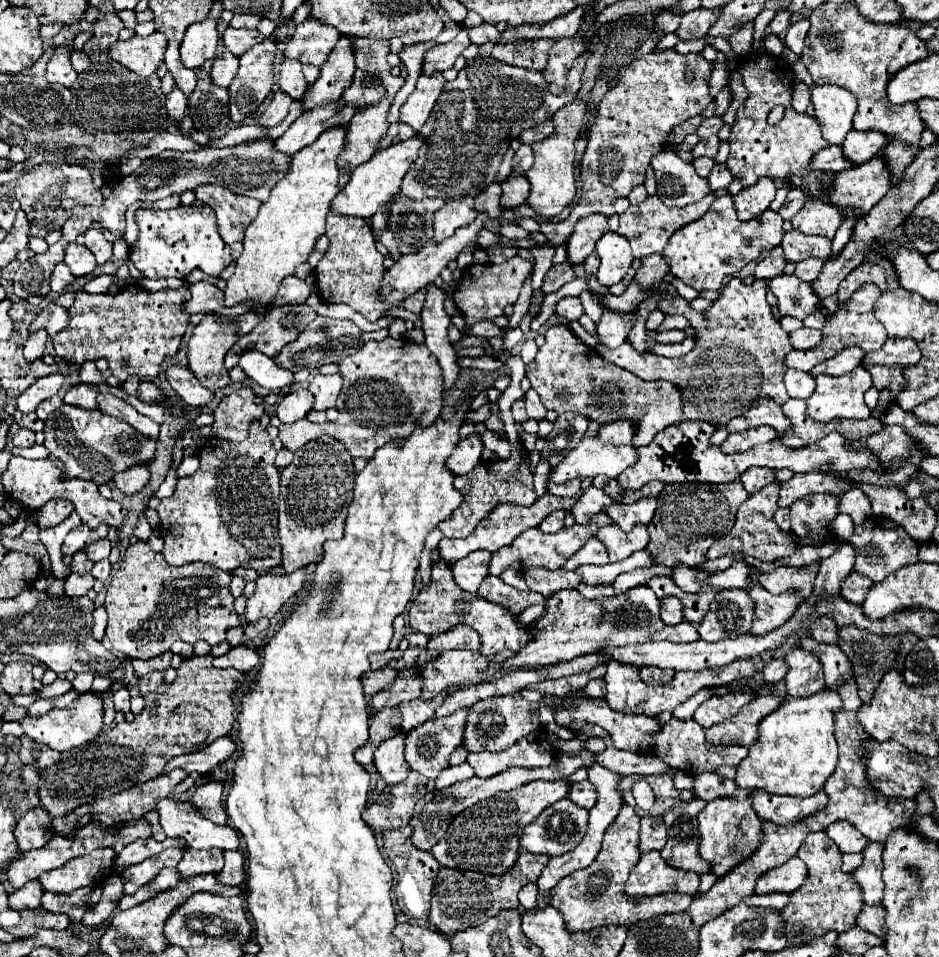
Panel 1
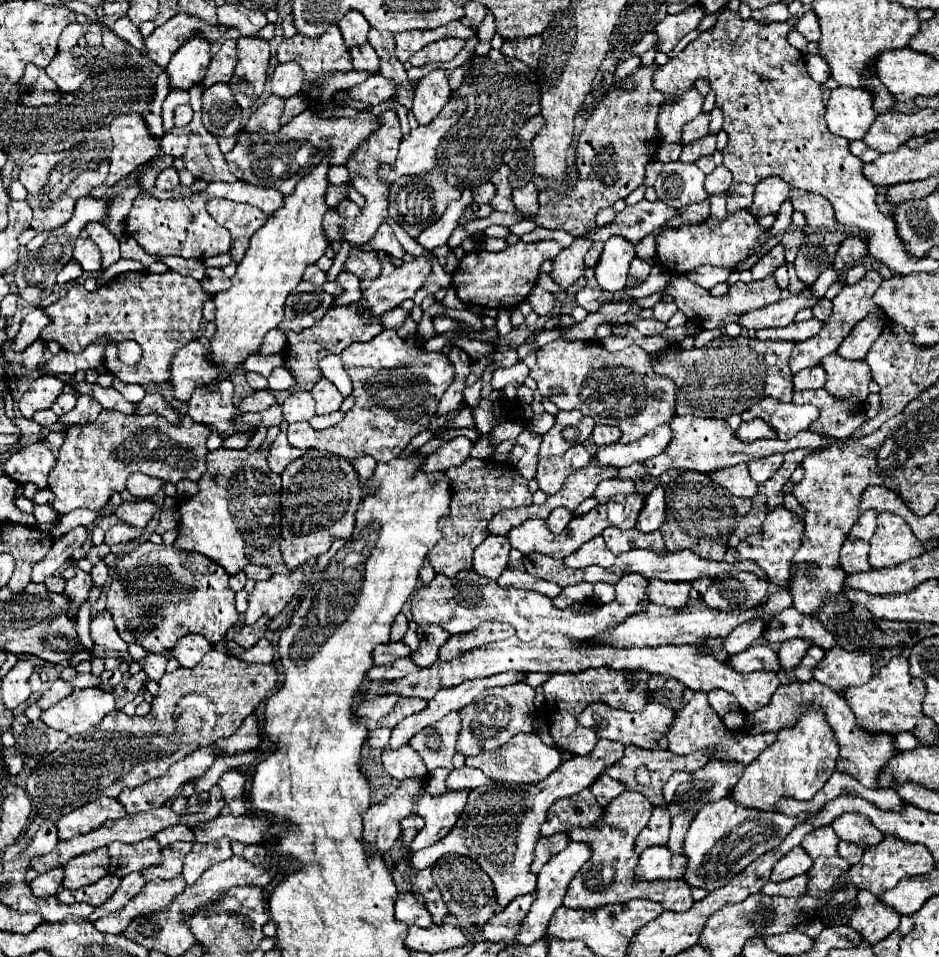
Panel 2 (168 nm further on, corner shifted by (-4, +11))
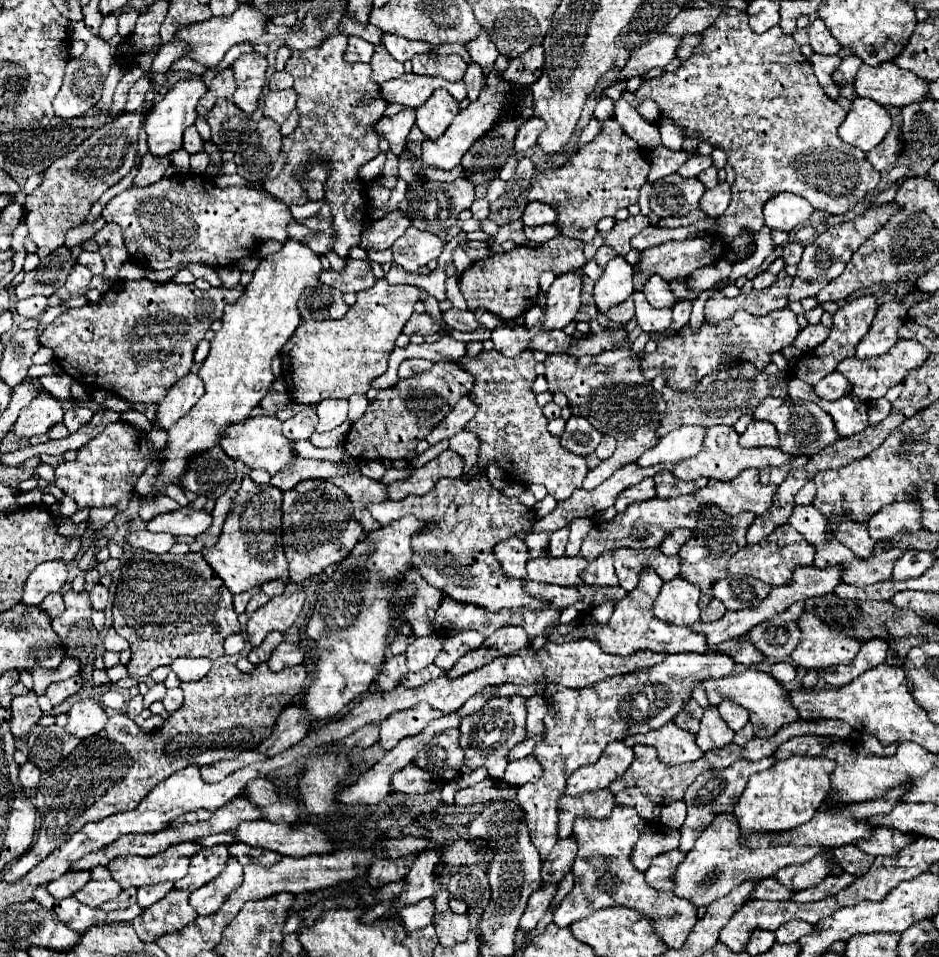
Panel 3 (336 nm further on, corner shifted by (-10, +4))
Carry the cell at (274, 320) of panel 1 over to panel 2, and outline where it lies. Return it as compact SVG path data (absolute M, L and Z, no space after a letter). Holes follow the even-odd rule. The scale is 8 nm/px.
M313 289L311 291L301 291L299 293L289 293L287 301L285 301L285 319L279 325L281 333L299 333L311 325L315 325L317 321L323 319L323 315L327 313L327 309L333 303L333 295L321 291L321 289Z

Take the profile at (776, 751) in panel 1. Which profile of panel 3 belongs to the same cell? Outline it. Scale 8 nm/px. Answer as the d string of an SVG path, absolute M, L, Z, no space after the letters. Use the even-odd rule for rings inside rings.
M787 758L765 772L753 774L733 810L743 838L751 834L785 832L809 822L829 794L829 776L833 768L833 760L827 758Z

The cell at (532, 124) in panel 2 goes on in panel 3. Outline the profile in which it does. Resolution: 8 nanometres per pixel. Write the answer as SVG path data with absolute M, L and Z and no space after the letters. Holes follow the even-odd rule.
M535 116L529 118L525 124L519 126L515 142L513 142L513 148L517 152L529 150L537 142L537 138L539 138L539 134L541 134L543 128L545 128L545 122L541 122L541 118L535 118Z

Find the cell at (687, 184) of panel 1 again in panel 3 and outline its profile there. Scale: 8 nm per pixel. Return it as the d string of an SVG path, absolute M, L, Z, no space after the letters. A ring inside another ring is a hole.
M673 174L653 184L653 192L649 196L651 212L659 218L685 216L691 210L697 210L703 192L705 188L697 178L685 180L679 174Z

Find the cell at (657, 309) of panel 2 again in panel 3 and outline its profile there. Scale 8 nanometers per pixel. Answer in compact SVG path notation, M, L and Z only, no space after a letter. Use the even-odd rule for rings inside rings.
M633 292L631 296L635 300L635 312L637 312L637 324L643 332L665 332L671 324L671 310L657 310L649 306L643 292Z

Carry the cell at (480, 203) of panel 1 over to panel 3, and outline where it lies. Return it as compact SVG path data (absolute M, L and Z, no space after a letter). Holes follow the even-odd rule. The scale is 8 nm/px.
M485 198L475 200L473 206L471 206L471 214L473 214L473 218L477 218L477 220L485 220L485 218L489 216L489 202L487 202Z

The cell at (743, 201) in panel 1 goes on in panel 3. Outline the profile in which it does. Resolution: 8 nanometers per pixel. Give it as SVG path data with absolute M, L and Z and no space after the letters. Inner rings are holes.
M777 194L765 204L763 212L765 212L765 224L771 230L793 232L799 224L811 218L813 206L797 194Z

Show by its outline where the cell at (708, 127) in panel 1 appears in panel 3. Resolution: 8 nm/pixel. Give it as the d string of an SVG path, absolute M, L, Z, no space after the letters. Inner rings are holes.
M657 146L653 150L653 160L651 160L651 170L647 176L647 182L657 182L669 174L675 174L679 170L679 166L689 158L691 154L679 150L679 152L671 152L665 146Z

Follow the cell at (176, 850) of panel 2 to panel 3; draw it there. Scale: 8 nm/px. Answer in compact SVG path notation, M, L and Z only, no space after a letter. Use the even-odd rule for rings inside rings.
M215 846L213 850L205 850L205 854L197 854L197 858L193 858L191 866L189 866L189 874L181 880L175 882L175 886L179 890L187 890L193 892L201 886L205 886L207 882L211 882L213 878L217 878L227 862L229 854L227 854L227 846Z

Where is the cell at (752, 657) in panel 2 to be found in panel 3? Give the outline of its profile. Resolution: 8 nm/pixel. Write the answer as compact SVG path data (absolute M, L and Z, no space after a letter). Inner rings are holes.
M777 662L777 664L771 666L771 676L773 676L777 682L791 682L791 680L795 680L797 670L795 670L793 664Z

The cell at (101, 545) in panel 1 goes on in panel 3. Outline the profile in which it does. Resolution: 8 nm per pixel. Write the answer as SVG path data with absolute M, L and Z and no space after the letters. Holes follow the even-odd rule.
M139 530L139 532L131 534L127 540L131 546L143 548L143 550L153 552L153 554L165 554L177 542L177 538L173 534L155 534L149 530Z

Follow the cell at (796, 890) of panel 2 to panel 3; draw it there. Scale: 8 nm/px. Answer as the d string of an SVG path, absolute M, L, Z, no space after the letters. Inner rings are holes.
M841 872L841 874L837 874L837 876L825 878L825 882L817 884L817 886L813 886L813 888L809 888L809 890L795 892L793 900L795 900L795 902L817 902L817 900L825 900L825 898L835 896L837 892L845 890L853 880L855 880L853 874Z

